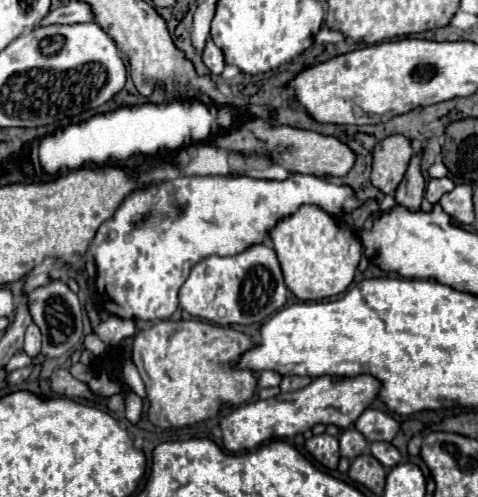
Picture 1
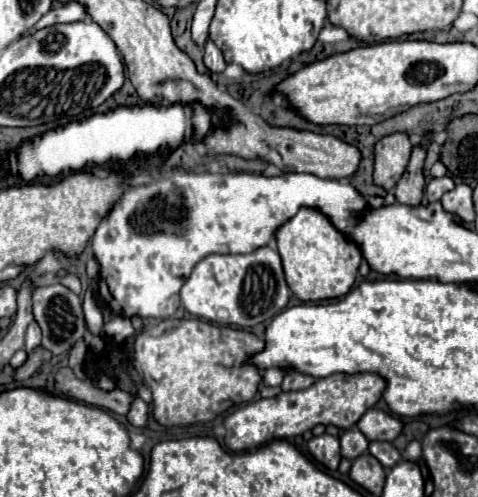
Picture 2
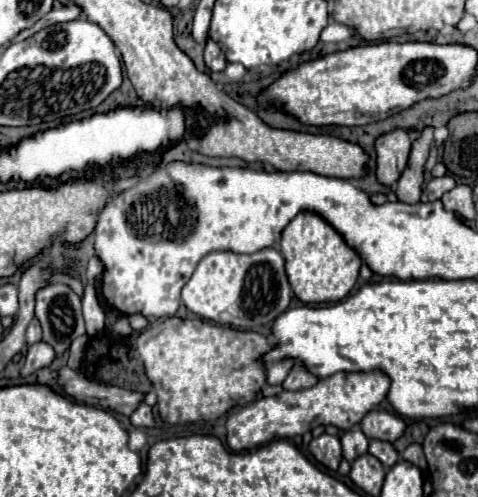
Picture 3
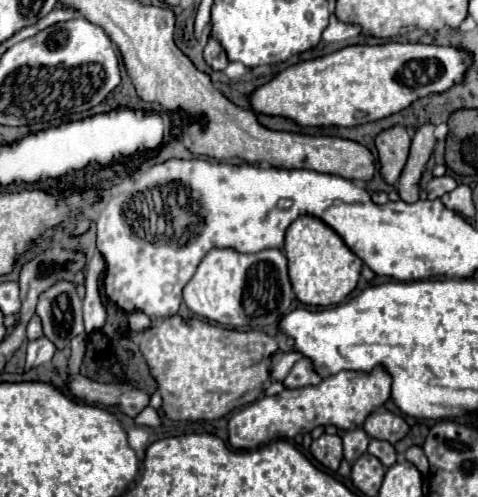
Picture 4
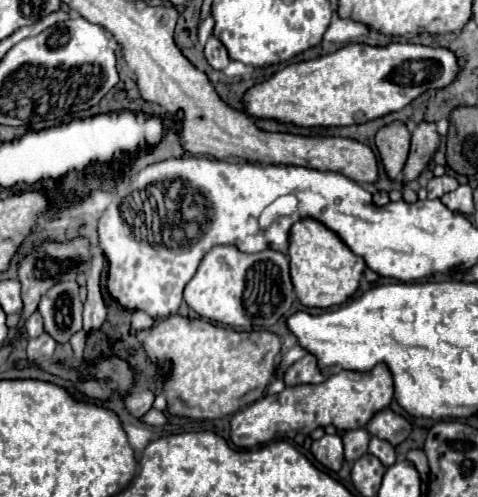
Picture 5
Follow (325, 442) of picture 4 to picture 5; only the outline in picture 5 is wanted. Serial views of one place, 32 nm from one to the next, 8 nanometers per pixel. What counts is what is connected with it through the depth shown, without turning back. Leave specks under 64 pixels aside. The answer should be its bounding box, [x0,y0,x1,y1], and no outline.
[310,434,344,472]

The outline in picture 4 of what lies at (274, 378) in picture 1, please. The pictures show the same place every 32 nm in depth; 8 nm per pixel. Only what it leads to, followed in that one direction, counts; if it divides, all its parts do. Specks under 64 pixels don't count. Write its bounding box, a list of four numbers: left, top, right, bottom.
[270,351,302,381]

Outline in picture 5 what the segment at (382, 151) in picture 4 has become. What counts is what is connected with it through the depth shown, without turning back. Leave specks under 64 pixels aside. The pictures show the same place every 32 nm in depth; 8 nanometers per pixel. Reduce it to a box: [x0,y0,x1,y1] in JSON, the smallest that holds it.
[376,120,410,178]

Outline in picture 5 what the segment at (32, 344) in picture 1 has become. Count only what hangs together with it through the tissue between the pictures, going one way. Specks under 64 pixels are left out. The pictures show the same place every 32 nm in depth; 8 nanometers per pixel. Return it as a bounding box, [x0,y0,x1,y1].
[26,312,44,338]

